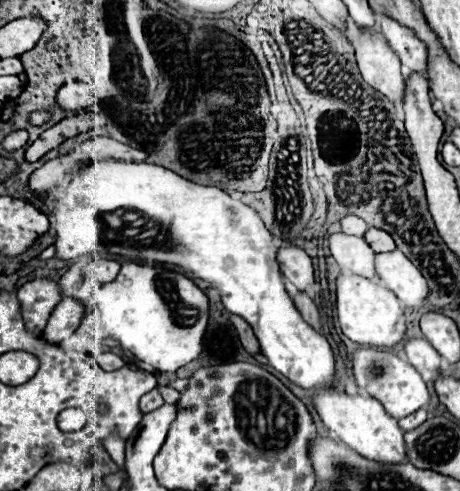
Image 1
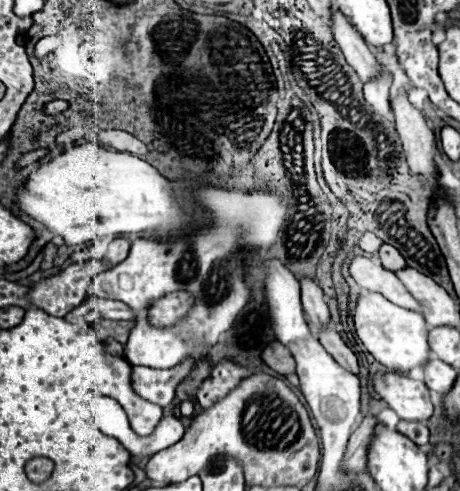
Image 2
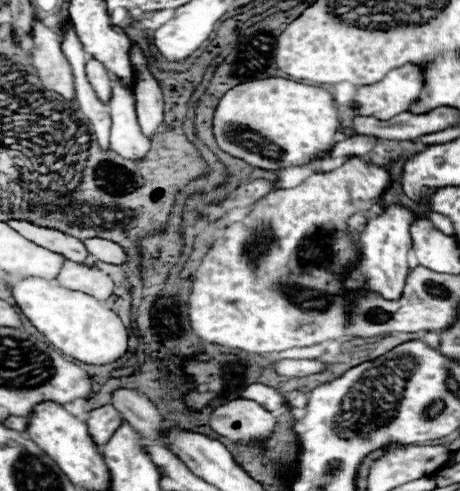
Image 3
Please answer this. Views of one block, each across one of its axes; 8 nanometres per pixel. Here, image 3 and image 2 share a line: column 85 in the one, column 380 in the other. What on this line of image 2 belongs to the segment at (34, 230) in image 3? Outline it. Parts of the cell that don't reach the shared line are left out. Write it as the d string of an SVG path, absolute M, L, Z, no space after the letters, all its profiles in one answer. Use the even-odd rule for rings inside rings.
M382 244L382 246L380 246L378 258L380 258L380 262L382 262L382 266L384 266L386 270L396 272L396 270L406 268L406 262L404 262L404 258L400 256L400 252L398 252L394 246L390 246L390 244Z

